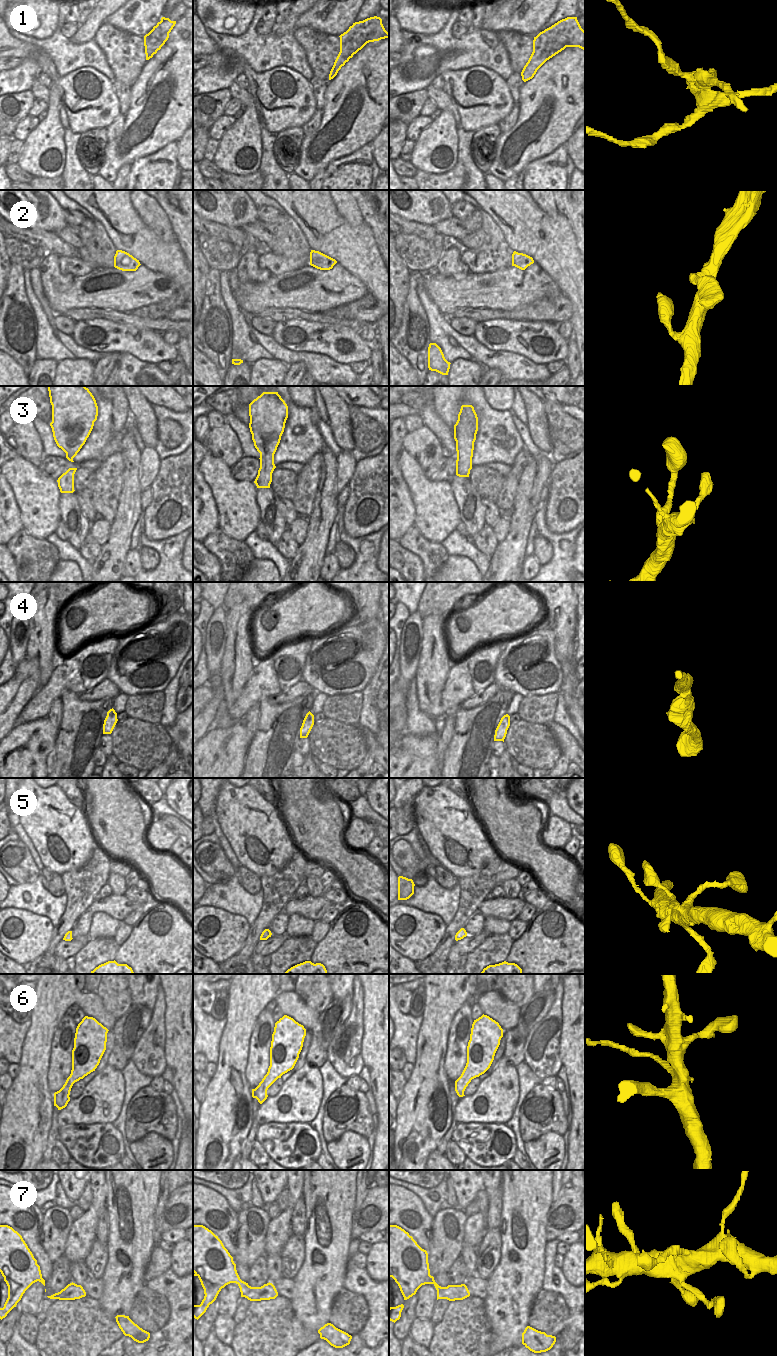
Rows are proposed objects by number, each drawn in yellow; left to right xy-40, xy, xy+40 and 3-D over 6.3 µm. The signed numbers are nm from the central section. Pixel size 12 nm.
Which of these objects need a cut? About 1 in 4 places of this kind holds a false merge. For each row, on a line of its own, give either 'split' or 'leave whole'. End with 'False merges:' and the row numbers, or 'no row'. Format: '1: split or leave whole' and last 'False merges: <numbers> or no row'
1: split
2: leave whole
3: leave whole
4: leave whole
5: leave whole
6: split
7: leave whole
False merges: 1, 6

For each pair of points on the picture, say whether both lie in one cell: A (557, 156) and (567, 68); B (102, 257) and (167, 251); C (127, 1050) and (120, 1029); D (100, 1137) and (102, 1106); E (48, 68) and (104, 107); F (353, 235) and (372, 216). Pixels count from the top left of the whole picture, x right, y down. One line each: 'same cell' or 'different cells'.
A: different cells
B: different cells
C: same cell
D: different cells
E: same cell
F: different cells

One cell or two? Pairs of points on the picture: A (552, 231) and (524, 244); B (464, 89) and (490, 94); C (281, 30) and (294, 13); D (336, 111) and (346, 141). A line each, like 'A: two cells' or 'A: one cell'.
A: one cell
B: one cell
C: one cell
D: one cell

